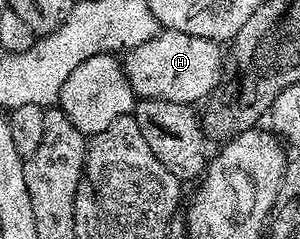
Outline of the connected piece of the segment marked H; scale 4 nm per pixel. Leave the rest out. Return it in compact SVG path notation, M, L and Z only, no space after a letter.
M164 29L150 41L130 49L123 56L122 62L132 91L140 99L161 99L196 105L207 100L213 89L220 86L226 59L221 44L212 39Z

